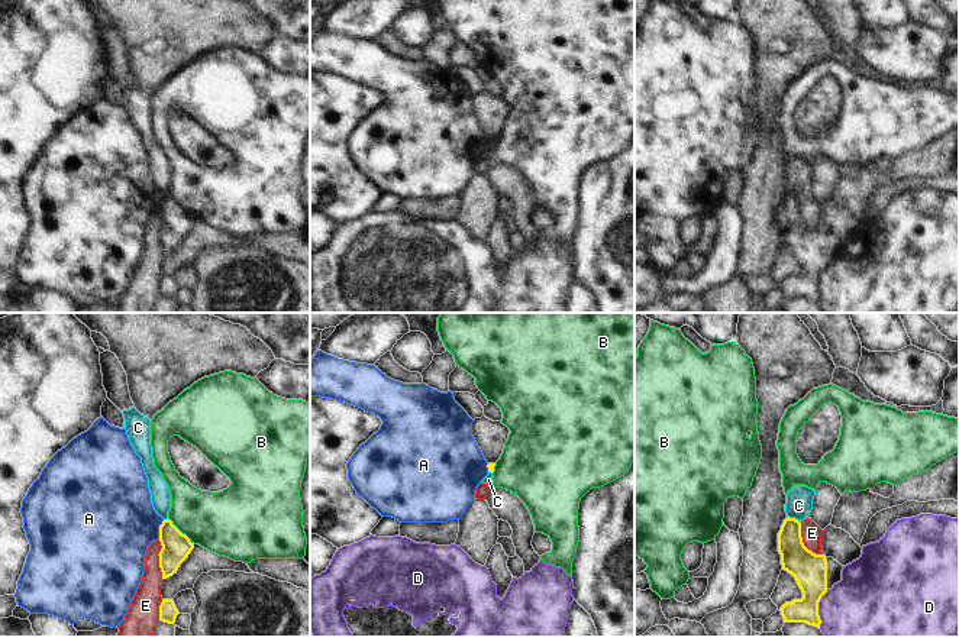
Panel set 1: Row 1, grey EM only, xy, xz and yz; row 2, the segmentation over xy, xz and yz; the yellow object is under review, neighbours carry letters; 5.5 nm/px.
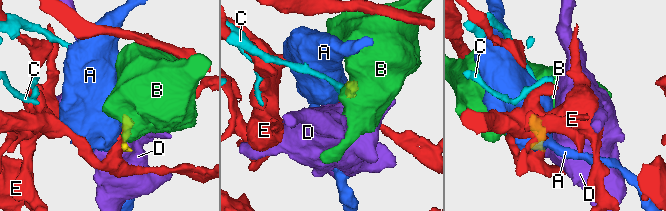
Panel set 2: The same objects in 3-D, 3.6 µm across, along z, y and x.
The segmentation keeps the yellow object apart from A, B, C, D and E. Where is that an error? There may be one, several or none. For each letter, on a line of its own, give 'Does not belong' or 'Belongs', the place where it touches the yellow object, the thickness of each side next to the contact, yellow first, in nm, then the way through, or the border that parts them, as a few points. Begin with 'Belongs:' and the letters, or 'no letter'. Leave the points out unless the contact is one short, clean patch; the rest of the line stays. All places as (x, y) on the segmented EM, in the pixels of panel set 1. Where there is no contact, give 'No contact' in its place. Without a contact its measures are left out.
Belongs: no letter
A: Does not belong. Touches yellow at xy (160, 530). Thickness 160 nm (yellow) against 440 nm. Boundary: xy (164, 520), (160, 526), (158, 539)
B: Does not belong. Touches yellow at xy (180, 532). Thickness 160 nm (yellow) against 340 nm. Boundary: xy (167, 519), (194, 543)
C: Does not belong. Touches yellow at yz (793, 519). Thickness 170 nm (yellow) against 150 nm. Boundary: yz (787, 516), (798, 521)
D: Does not belong. Touches yellow at yz (817, 608). Thickness 190 nm (yellow) against 460 nm. Boundary: yz (827, 589), (819, 602), (819, 627)
E: Does not belong. Touches yellow at yz (803, 543). Thickness 190 nm (yellow) against 110 nm

